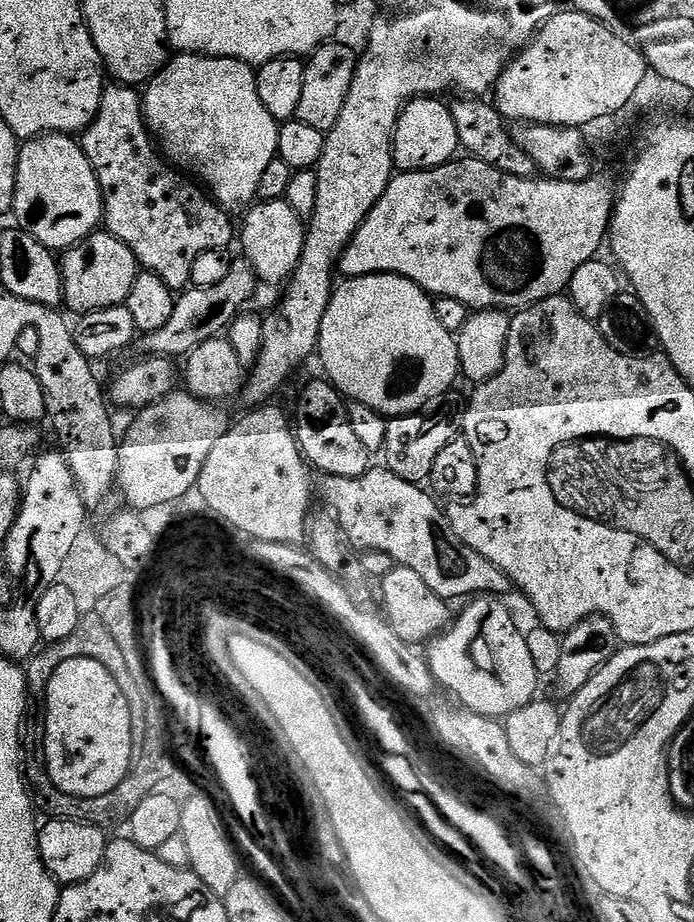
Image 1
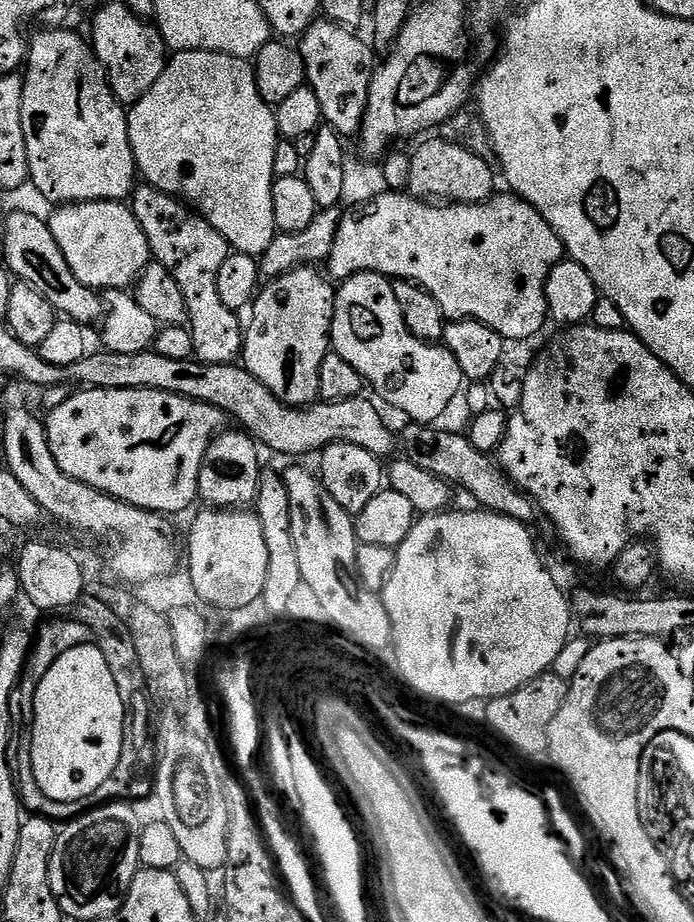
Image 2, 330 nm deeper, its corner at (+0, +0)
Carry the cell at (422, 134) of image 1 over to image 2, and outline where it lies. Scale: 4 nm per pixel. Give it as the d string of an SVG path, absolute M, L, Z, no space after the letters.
M439 138L428 140L417 152L411 153L410 176L407 191L411 195L429 202L447 202L449 204L481 204L497 191L498 176L492 173L493 165L479 157L478 154L464 149L460 145L451 144Z

